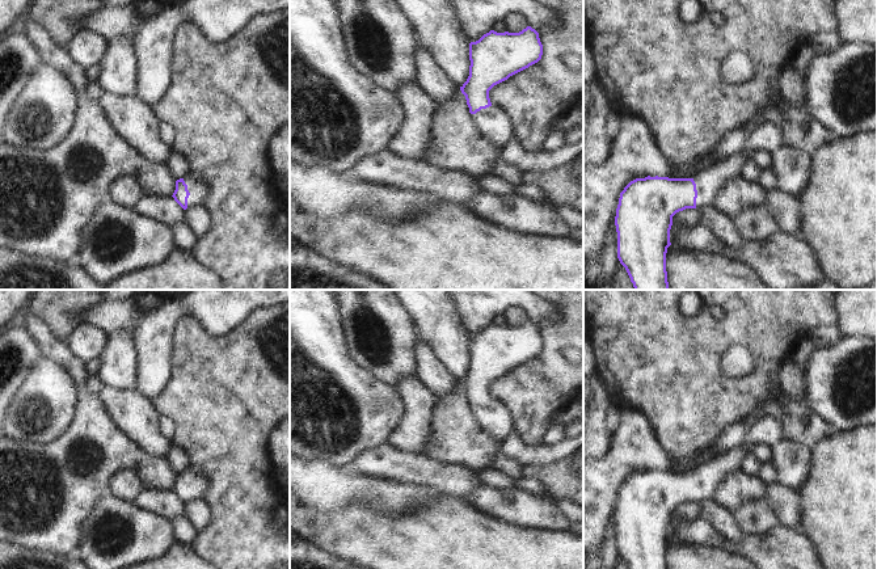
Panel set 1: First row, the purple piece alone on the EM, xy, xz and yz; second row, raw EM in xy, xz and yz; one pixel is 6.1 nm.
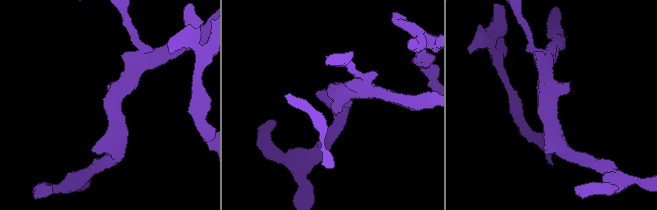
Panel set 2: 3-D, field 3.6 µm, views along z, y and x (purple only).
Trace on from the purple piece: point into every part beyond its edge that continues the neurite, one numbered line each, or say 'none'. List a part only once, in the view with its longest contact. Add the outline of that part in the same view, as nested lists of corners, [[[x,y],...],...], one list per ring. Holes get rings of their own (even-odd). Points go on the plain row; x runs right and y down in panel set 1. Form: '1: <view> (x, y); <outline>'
1: xy (195, 481); [[[187,467],[184,471],[185,477],[187,479],[187,484],[190,486],[187,492],[187,502],[202,500],[203,498],[203,489],[206,486],[203,477],[191,467]]]

